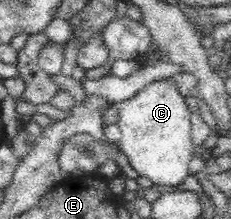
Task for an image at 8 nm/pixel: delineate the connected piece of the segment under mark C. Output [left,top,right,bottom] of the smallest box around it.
[118,80,194,186]

